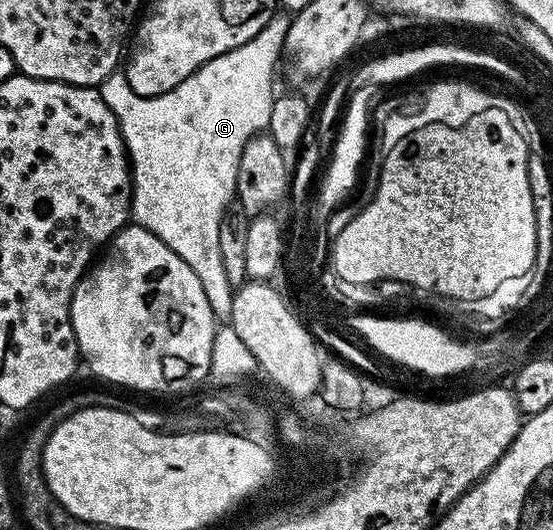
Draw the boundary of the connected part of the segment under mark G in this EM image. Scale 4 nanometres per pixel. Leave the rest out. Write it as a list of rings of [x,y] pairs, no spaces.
[[[282,16],[271,17],[255,37],[248,39],[248,43],[224,55],[216,55],[216,59],[201,65],[184,79],[184,83],[172,87],[172,91],[164,91],[164,95],[136,95],[136,91],[128,87],[128,79],[122,71],[109,73],[100,86],[104,103],[108,103],[112,115],[116,115],[130,159],[133,220],[154,232],[169,249],[180,255],[180,259],[184,259],[184,263],[188,263],[188,267],[192,267],[196,279],[200,279],[200,287],[204,287],[204,295],[208,295],[208,303],[218,315],[229,314],[236,292],[235,286],[228,283],[220,259],[220,223],[235,200],[236,171],[248,139],[269,127],[276,98],[274,68],[278,65],[278,56],[283,56],[290,26],[290,17]]]

